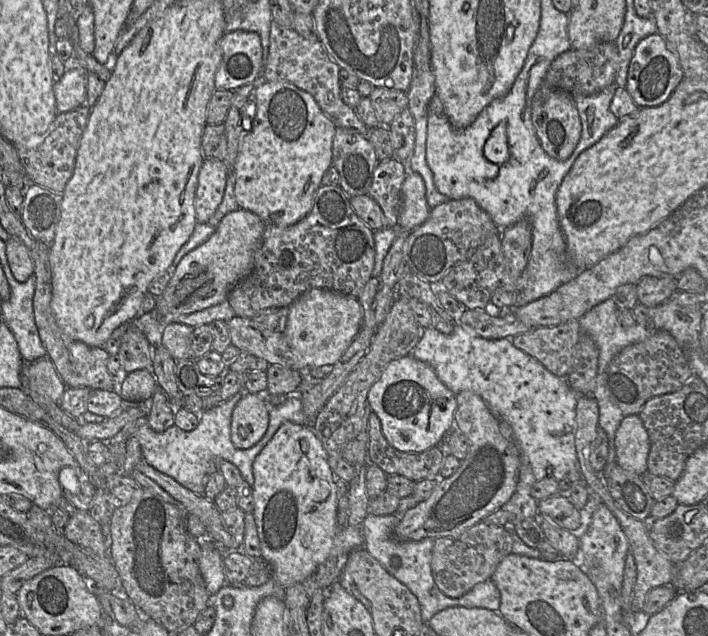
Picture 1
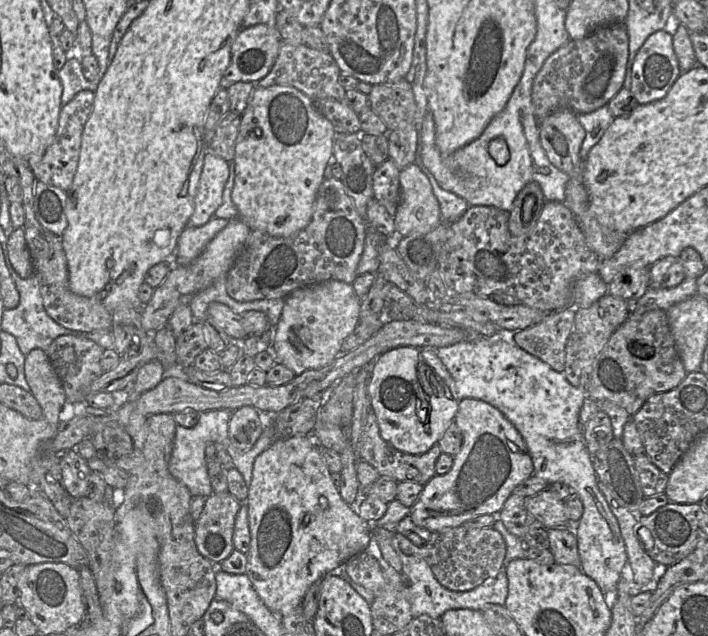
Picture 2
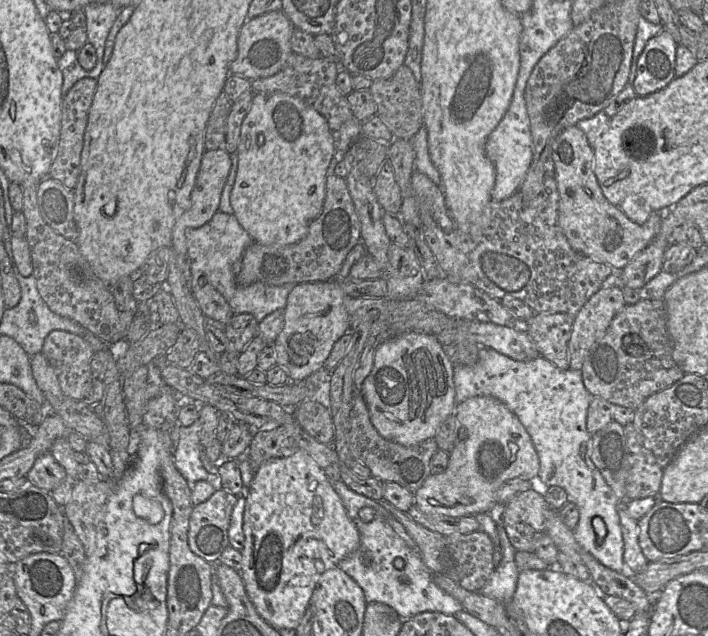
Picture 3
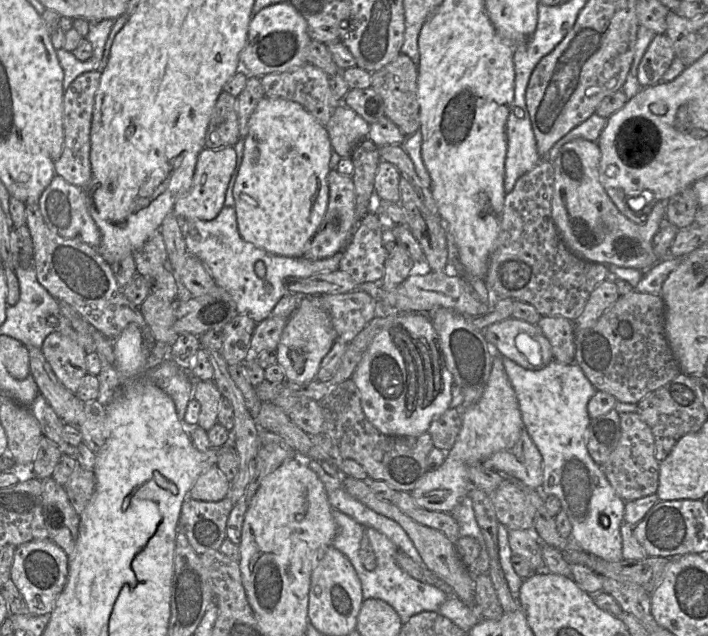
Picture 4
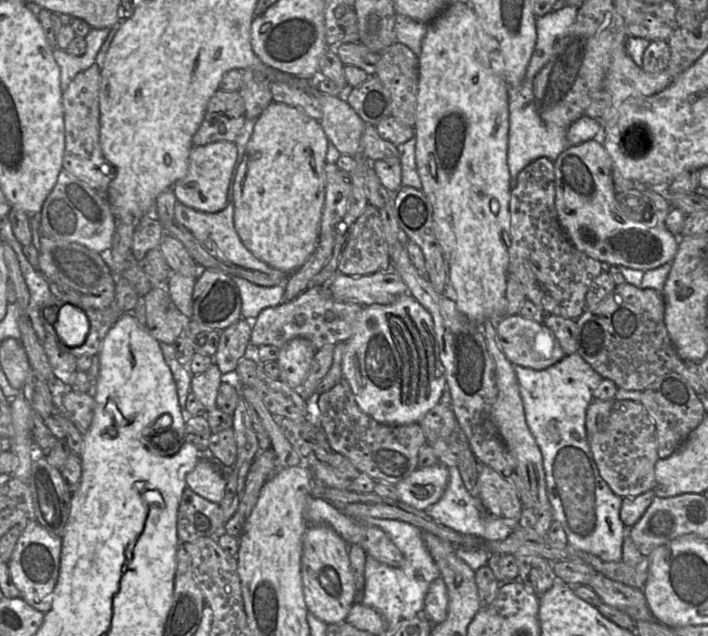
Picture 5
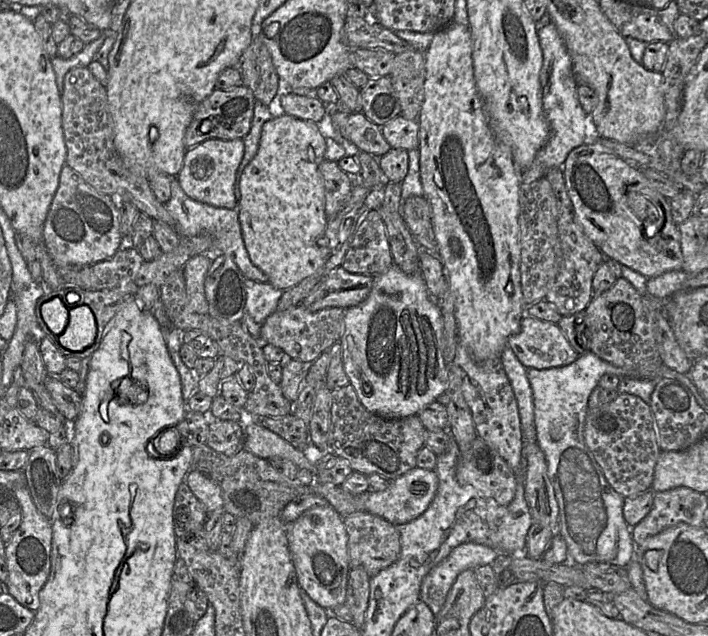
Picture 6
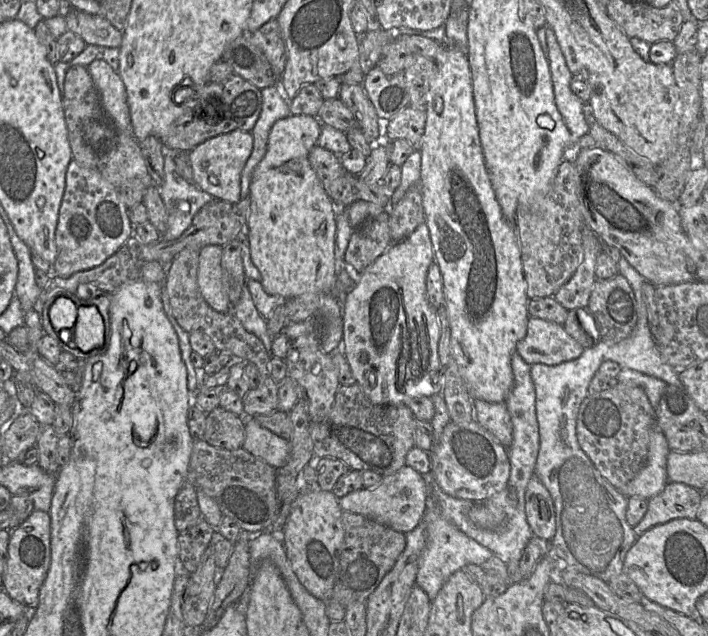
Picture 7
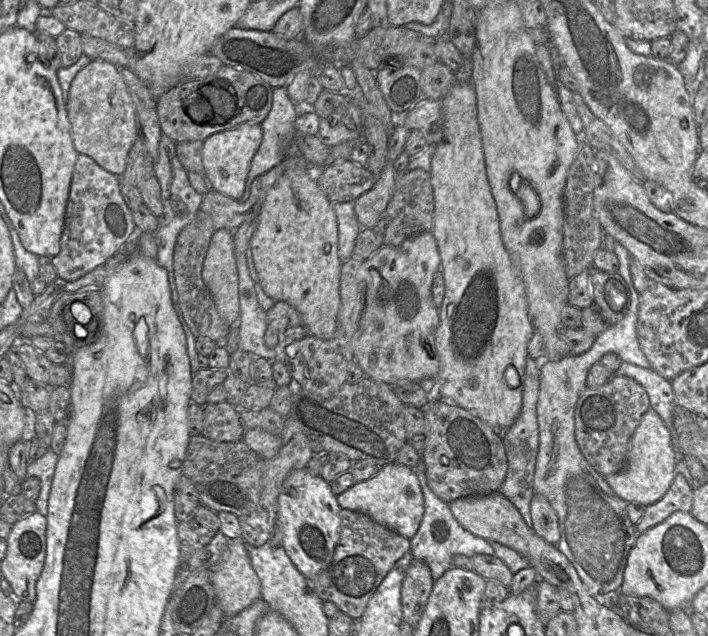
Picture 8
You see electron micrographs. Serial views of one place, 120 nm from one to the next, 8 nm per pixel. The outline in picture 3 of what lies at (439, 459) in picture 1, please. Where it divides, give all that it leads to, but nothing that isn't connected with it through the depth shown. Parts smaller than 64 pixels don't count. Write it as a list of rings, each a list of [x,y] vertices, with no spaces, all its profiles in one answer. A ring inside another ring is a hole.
[[[354,384],[348,445],[353,458],[365,464],[374,478],[384,483],[398,483],[413,493],[432,474],[430,460],[439,450],[437,442],[433,438],[409,447],[383,438],[373,426],[365,399],[361,391],[355,388]]]

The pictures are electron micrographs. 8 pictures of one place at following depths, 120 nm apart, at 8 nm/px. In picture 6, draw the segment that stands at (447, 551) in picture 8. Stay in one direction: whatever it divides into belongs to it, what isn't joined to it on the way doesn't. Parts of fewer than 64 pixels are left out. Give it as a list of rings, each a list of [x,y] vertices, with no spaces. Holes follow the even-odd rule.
[[[474,542],[456,546],[424,576],[420,585],[420,600],[425,602],[436,616],[457,576],[464,570],[491,565],[497,555],[494,549]]]

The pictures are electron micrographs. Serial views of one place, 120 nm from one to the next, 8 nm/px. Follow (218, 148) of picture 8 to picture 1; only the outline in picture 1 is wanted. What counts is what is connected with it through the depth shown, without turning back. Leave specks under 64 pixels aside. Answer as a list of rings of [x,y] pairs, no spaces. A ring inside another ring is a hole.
[[[204,159],[199,170],[194,207],[198,223],[207,223],[222,202],[228,168],[219,159]]]

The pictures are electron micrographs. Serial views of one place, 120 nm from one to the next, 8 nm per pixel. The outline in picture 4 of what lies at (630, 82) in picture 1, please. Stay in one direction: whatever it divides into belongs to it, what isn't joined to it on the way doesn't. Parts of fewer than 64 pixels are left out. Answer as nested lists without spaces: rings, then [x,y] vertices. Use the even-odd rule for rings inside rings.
[[[656,34],[647,47],[637,70],[638,89],[658,84],[675,57],[666,34]]]

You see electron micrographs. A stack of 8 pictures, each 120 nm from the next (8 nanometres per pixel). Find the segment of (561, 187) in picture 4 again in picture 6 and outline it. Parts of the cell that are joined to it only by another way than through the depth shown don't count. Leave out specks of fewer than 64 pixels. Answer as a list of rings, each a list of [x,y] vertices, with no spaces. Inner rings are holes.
[[[583,144],[568,154],[562,172],[577,221],[605,258],[613,259],[648,279],[682,270],[681,234],[679,225],[672,219],[670,200],[653,188],[643,171],[600,144]],[[630,192],[645,196],[656,206],[658,225],[648,220],[642,222],[631,211],[627,205]]]

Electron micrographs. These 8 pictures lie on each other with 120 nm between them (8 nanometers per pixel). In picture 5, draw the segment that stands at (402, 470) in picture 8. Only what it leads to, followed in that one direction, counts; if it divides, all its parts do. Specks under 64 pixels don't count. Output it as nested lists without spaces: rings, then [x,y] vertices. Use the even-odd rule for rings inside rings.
[[[437,463],[417,468],[395,485],[398,499],[418,510],[426,510],[443,496],[449,480],[448,467]]]

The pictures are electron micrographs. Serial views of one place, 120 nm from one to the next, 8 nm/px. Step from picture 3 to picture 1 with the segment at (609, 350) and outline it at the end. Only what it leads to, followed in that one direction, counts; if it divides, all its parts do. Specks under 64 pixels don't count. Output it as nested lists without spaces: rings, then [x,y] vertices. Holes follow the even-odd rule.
[[[657,330],[646,339],[624,347],[610,362],[605,372],[606,387],[624,416],[639,415],[645,402],[652,397],[677,391],[692,377],[684,351],[676,339],[666,330]]]

